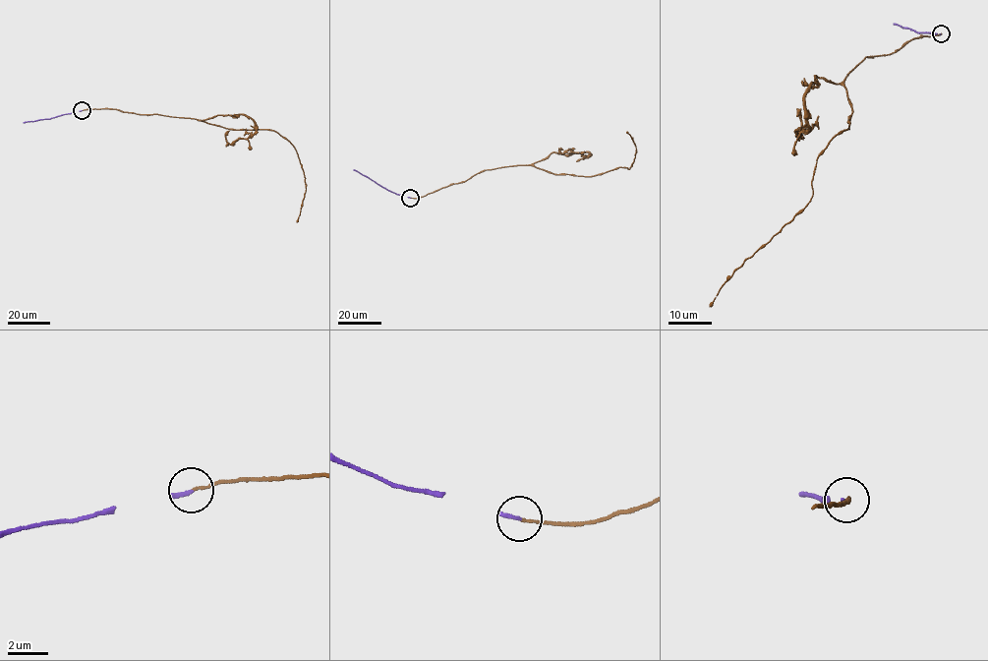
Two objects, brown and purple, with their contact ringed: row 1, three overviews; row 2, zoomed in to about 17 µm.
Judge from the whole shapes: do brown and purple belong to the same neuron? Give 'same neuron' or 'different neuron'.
same neuron

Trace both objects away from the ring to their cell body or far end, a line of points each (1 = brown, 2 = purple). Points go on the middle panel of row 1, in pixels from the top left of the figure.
1: (410, 198), (511, 166), (592, 176), (628, 169), (636, 147), (626, 132)
2: (410, 198), (389, 191), (353, 169)

